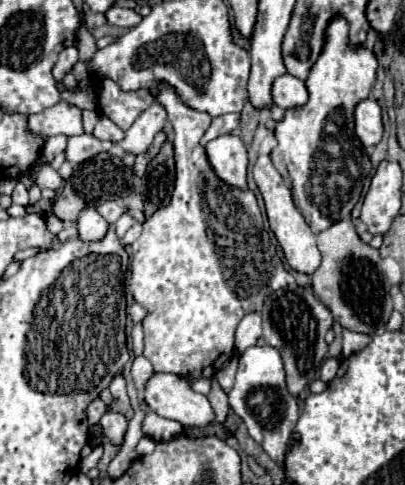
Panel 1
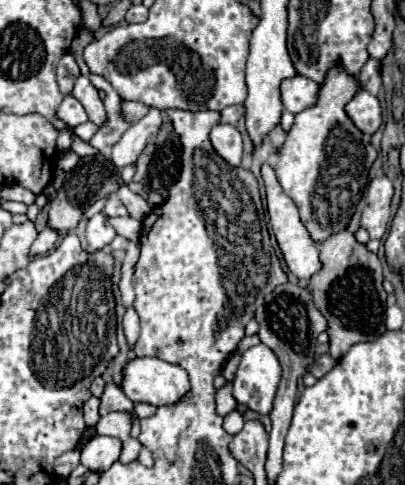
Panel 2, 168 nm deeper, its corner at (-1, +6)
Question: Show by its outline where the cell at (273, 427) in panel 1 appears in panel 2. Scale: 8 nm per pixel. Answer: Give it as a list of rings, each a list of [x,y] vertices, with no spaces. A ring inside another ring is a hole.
[[[256,344],[242,354],[234,378],[234,398],[258,414],[270,414],[282,378],[276,354],[266,344]]]

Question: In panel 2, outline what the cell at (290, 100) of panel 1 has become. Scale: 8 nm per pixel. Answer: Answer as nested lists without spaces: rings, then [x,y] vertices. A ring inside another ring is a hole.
[[[300,74],[286,78],[280,86],[282,90],[282,104],[286,110],[290,110],[292,114],[302,112],[304,108],[312,106],[316,102],[316,94],[318,94],[318,84],[312,82],[310,78],[304,78]]]

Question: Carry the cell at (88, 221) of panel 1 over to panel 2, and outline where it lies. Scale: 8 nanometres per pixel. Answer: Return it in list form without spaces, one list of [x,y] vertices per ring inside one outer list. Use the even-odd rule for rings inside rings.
[[[102,212],[88,220],[86,240],[88,240],[88,244],[90,244],[90,250],[100,250],[100,248],[108,246],[114,236],[116,236],[116,232],[114,232],[112,224],[108,222],[108,218],[106,218]]]

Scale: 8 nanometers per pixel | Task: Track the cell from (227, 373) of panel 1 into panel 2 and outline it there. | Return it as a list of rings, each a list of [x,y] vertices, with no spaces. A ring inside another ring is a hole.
[[[226,380],[226,384],[216,392],[216,412],[220,416],[226,416],[236,408],[236,400],[232,396],[232,382]]]

